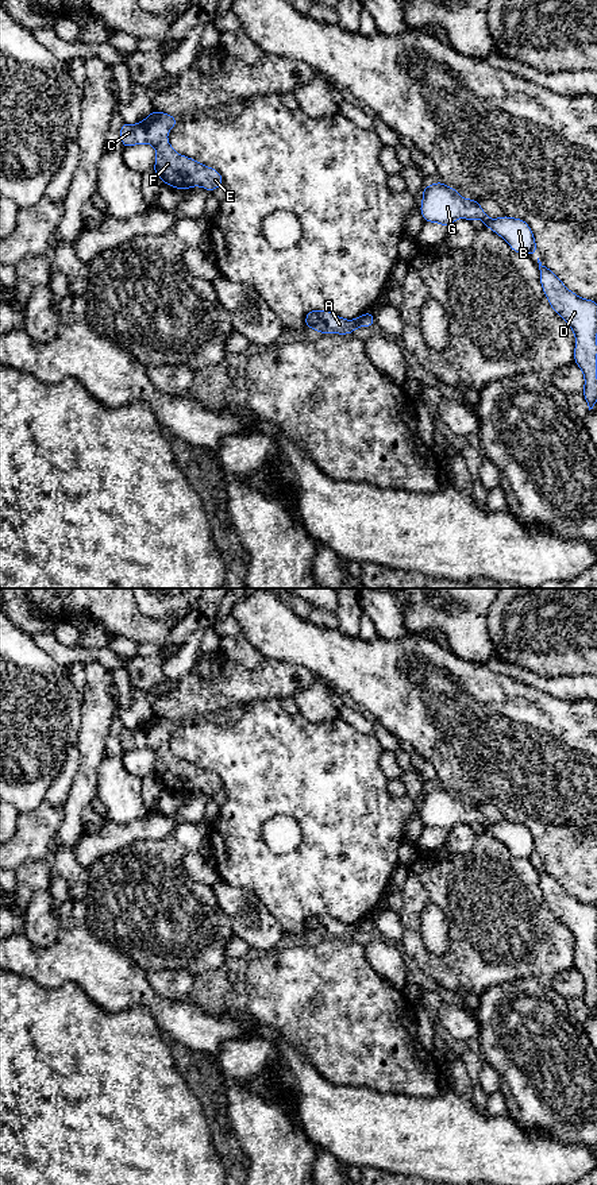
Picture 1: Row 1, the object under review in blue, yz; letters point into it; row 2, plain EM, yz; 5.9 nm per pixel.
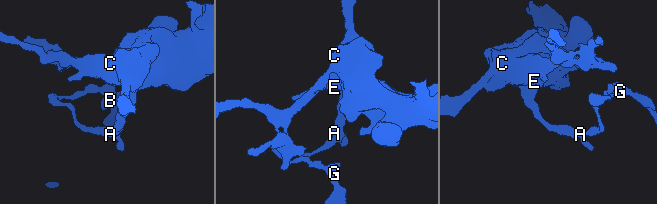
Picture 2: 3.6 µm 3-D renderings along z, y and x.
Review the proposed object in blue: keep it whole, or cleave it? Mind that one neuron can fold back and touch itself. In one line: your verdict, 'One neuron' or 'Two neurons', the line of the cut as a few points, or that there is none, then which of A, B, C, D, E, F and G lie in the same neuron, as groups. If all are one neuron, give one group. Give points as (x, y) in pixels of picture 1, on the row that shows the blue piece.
Two neurons. Split along yz (355, 319), (359, 325). Groups: A C E F / B D G

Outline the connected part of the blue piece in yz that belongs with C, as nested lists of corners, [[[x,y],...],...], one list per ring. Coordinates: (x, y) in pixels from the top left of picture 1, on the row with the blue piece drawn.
[[[153,111],[140,123],[123,123],[120,127],[123,147],[142,143],[151,144],[157,151],[153,171],[159,175],[163,184],[181,190],[201,186],[212,193],[223,185],[220,173],[201,162],[176,153],[167,142],[167,132],[177,124],[177,120],[177,117],[165,112]]]

